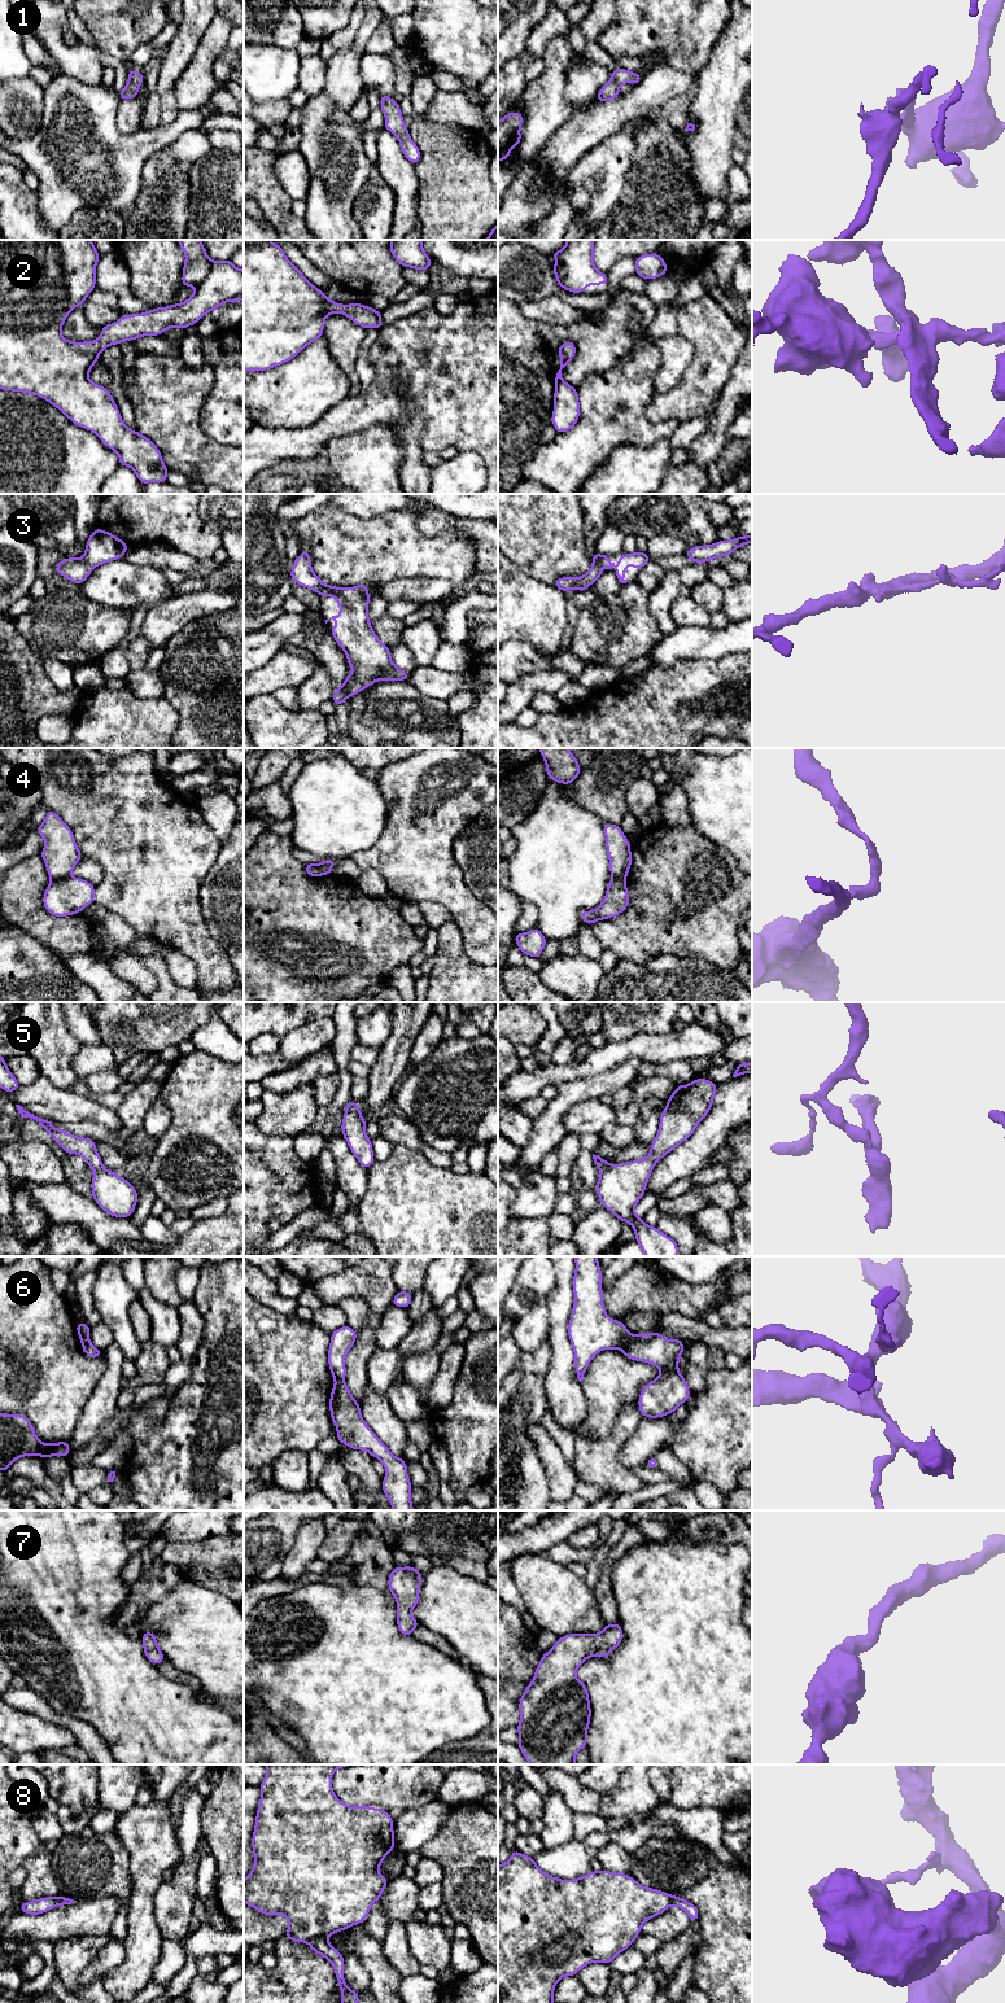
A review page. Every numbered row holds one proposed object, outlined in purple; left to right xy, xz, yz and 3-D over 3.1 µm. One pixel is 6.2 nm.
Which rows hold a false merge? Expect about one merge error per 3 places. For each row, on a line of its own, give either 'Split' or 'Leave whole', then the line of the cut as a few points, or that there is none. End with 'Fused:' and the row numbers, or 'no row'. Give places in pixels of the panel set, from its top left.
1: Leave whole. No split
2: Leave whole. No split
3: Leave whole. No split
4: Split. Split along xy (69, 875), (52, 880)
5: Leave whole. No split
6: Split. Split along yz (629, 1333), (619, 1347)
7: Leave whole. No split
8: Split. Split along xz (324, 1936), (318, 1936), (307, 1942)
Fused: 4, 6, 8

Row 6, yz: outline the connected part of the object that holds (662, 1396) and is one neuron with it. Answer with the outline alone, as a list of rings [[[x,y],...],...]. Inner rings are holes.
[[[659,1331],[628,1334],[620,1351],[635,1361],[644,1361],[660,1369],[660,1376],[648,1382],[639,1394],[638,1408],[643,1417],[660,1418],[686,1404],[690,1388],[680,1373],[678,1361],[685,1352],[681,1339],[667,1339]]]

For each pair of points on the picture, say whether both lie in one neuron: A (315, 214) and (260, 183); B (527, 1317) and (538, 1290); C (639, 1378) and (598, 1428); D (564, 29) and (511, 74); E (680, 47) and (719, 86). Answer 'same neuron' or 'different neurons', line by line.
A: different neurons
B: same neuron
C: same neuron
D: same neuron
E: different neurons

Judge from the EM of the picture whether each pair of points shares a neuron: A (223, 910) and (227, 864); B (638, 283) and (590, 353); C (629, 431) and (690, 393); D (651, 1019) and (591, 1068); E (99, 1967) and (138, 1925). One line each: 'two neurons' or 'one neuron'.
A: one neuron
B: two neurons
C: two neurons
D: two neurons
E: two neurons

